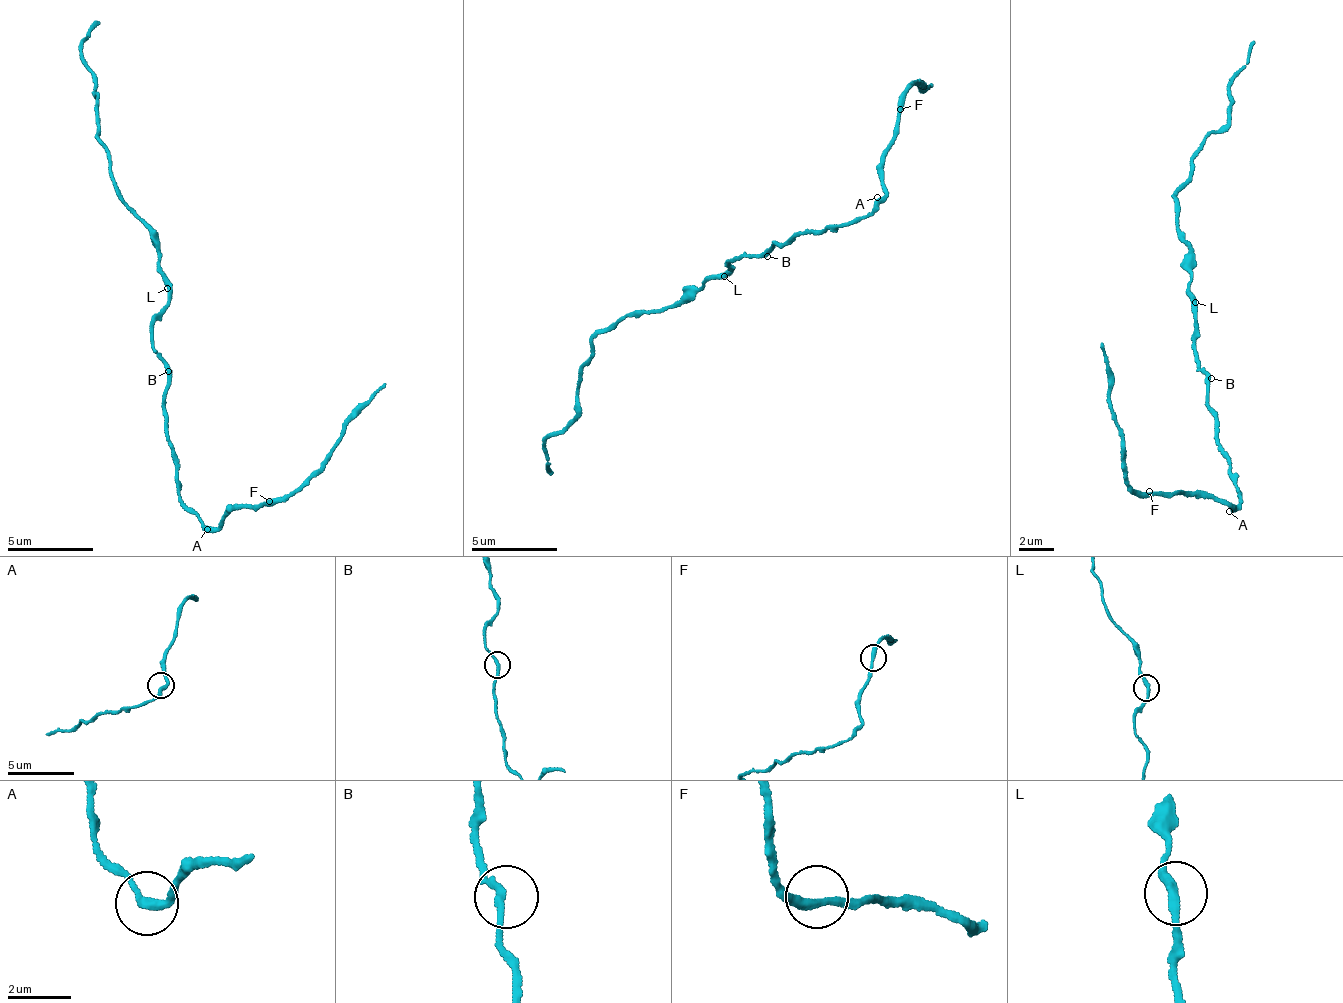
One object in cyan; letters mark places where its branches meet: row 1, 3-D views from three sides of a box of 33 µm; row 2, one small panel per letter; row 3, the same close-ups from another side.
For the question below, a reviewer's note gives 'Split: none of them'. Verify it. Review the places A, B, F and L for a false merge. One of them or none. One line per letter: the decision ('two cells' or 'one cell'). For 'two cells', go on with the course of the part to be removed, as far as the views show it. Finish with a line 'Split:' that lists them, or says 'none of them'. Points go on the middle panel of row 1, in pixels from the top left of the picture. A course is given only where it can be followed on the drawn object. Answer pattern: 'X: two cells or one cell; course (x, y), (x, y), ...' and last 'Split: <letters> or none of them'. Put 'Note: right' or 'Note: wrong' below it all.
A: one cell
B: one cell
F: one cell
L: one cell
Split: none of them
Note: right

